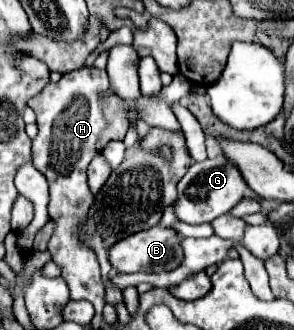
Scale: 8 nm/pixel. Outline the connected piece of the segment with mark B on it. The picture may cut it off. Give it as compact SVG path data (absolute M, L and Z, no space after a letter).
M152 227L142 233L134 233L126 237L126 241L118 241L118 245L112 245L108 249L110 263L118 273L136 273L136 271L170 271L176 269L182 263L182 249L180 249L180 237L170 227Z

